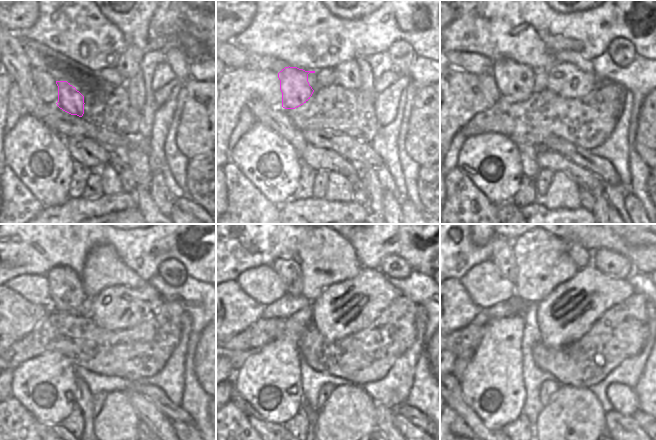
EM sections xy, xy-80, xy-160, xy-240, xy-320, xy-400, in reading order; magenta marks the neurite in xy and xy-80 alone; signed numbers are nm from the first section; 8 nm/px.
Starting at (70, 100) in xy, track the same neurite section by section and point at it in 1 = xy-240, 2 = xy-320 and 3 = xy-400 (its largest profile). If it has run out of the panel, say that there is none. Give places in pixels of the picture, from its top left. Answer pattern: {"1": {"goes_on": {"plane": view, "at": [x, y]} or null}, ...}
{"1": {"goes_on": {"plane": "xy-240", "at": [66, 291]}}, "2": {"goes_on": {"plane": "xy-320", "at": [288, 268]}}, "3": {"goes_on": {"plane": "xy-400", "at": [503, 257]}}}

